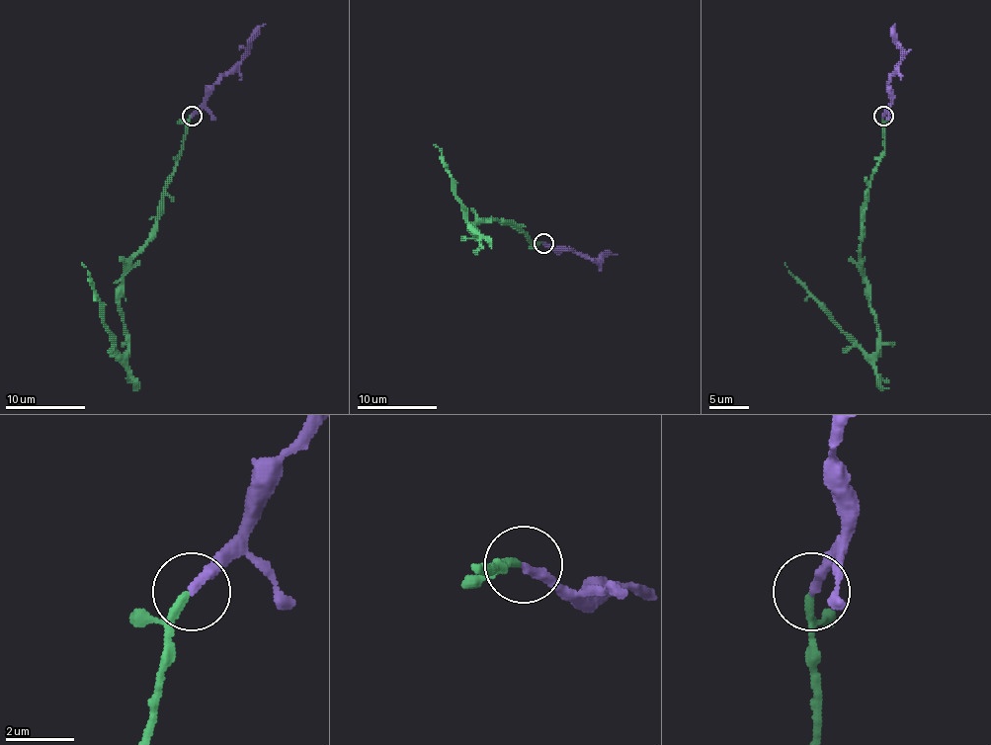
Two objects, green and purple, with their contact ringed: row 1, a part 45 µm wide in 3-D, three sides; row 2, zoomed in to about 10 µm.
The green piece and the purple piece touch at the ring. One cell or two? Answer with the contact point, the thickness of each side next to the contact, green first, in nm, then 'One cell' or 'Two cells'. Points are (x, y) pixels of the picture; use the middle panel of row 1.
Place: (543, 243). Thickness 160 nm (green) against 280 nm. One cell

